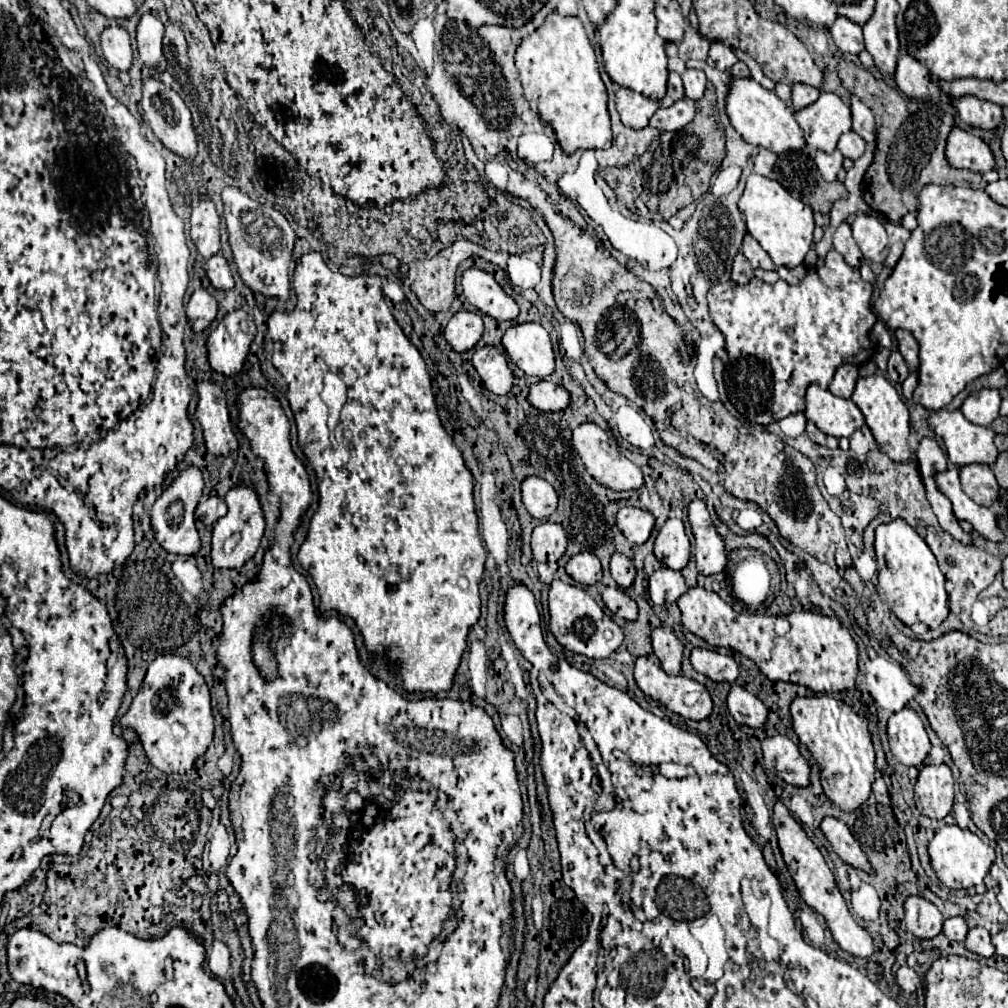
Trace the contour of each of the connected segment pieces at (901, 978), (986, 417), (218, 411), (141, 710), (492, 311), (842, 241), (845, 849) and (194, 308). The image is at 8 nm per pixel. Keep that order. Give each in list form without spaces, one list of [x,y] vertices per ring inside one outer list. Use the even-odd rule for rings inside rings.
[[[904,965],[904,967],[900,967],[898,973],[896,973],[896,983],[902,987],[902,991],[912,993],[912,991],[916,991],[916,987],[918,987],[918,983],[920,983],[920,977],[916,975],[916,971],[914,971],[912,967]]]
[[[982,389],[972,393],[964,405],[962,405],[962,415],[976,423],[976,425],[984,425],[990,427],[992,421],[998,417],[998,409],[1000,409],[1000,393],[998,389]]]
[[[214,383],[198,385],[198,407],[194,417],[204,429],[206,447],[212,455],[228,455],[238,449],[238,441],[230,427],[224,391]]]
[[[160,655],[150,663],[142,687],[120,719],[120,725],[138,735],[148,761],[156,769],[164,773],[186,773],[212,743],[212,721],[210,691],[204,677],[186,657]]]
[[[470,267],[462,273],[462,289],[466,301],[484,315],[498,321],[510,321],[518,315],[516,301],[502,291],[490,273],[480,271],[478,267]]]
[[[840,225],[834,233],[834,249],[838,253],[842,253],[844,261],[852,267],[852,269],[860,269],[862,265],[862,253],[852,237],[852,231],[850,231],[850,225]]]
[[[824,817],[822,823],[820,823],[820,829],[822,829],[824,837],[828,839],[828,843],[832,845],[834,853],[836,853],[842,861],[850,863],[850,865],[856,867],[856,869],[862,869],[862,871],[872,873],[872,867],[870,867],[866,855],[862,853],[858,841],[852,837],[850,829],[848,829],[840,819]]]
[[[206,289],[194,291],[194,295],[190,297],[188,307],[186,307],[192,331],[194,333],[204,331],[216,319],[216,309],[218,309],[218,305],[216,305],[214,297]]]

